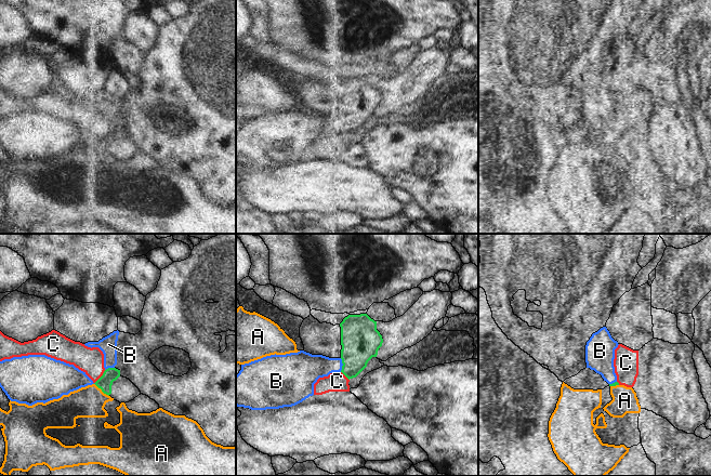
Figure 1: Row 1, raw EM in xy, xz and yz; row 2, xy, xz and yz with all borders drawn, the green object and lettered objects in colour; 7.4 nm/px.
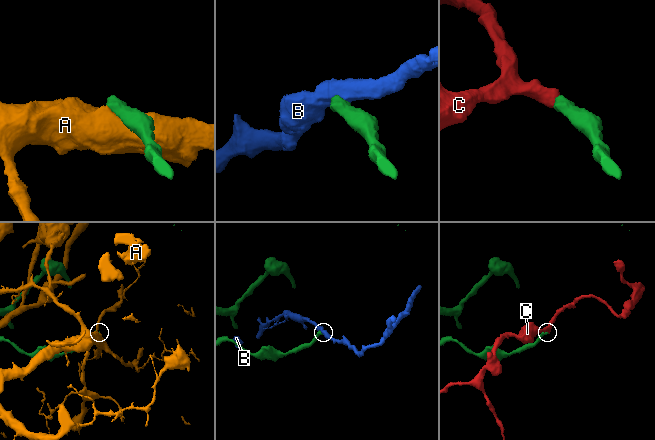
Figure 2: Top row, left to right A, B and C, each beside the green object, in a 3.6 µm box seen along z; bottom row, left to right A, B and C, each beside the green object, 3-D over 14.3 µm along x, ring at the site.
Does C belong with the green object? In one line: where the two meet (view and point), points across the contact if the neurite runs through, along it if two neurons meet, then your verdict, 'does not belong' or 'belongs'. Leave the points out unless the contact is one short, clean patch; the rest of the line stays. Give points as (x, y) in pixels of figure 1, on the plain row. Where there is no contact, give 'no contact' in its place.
meets green in xy at (101, 134); belongs

